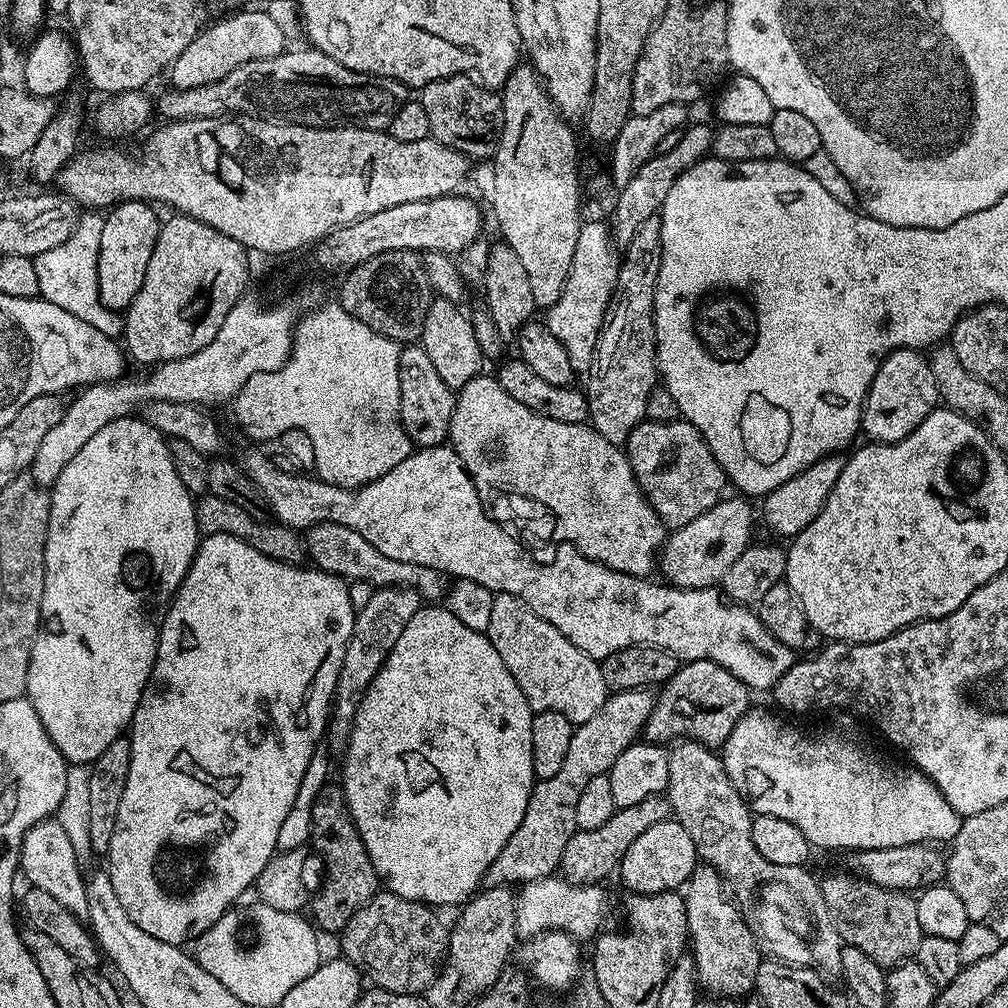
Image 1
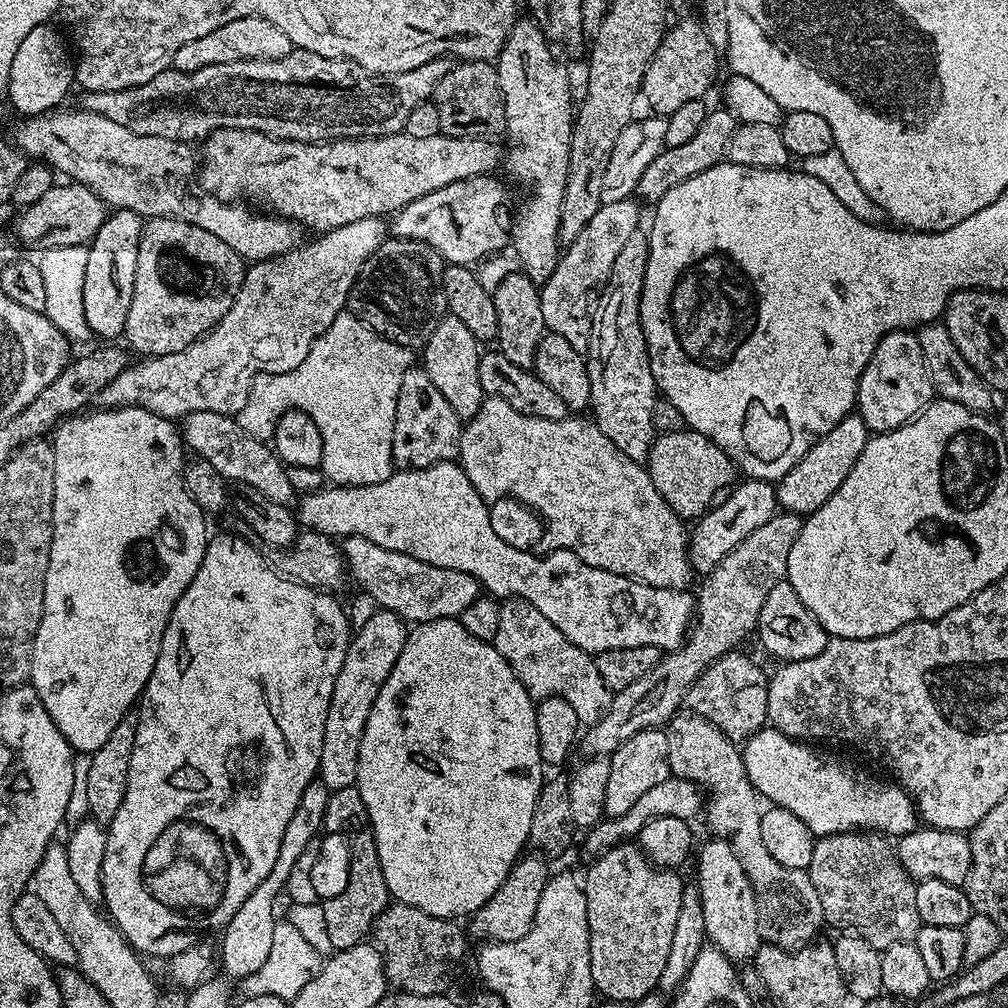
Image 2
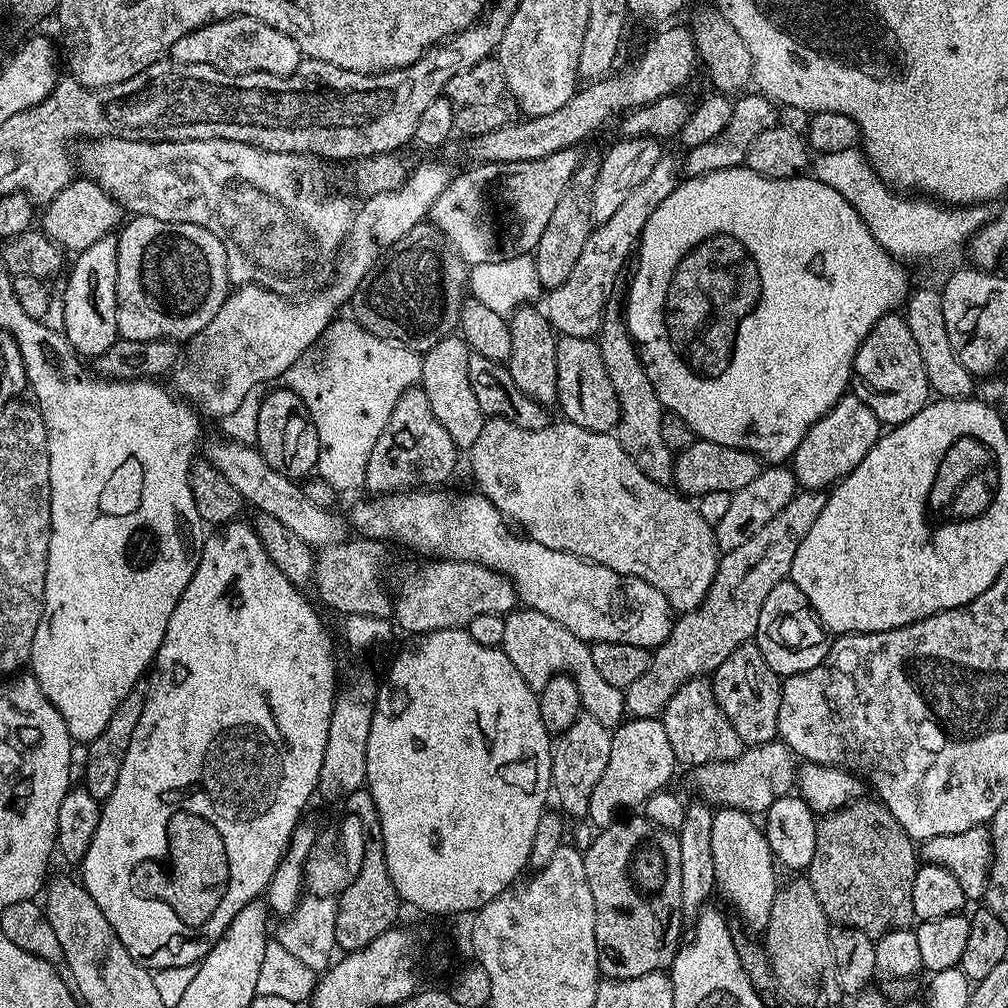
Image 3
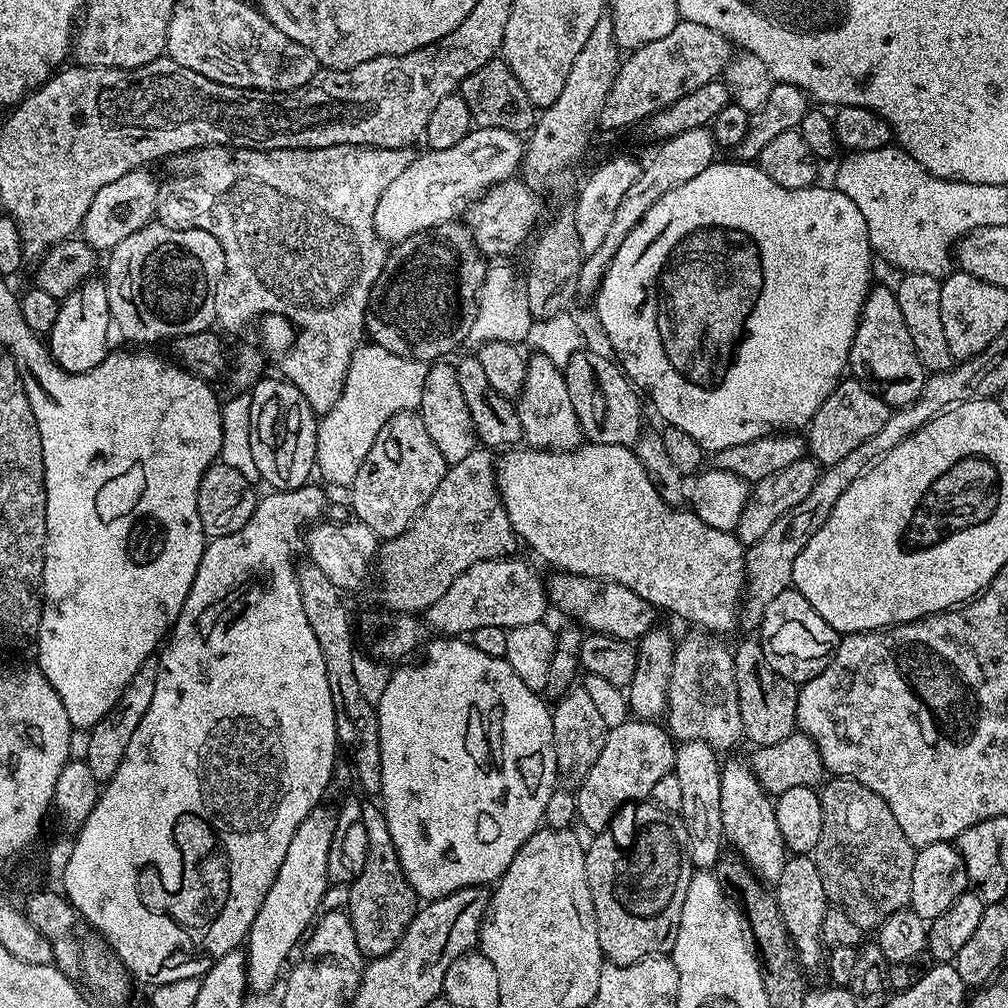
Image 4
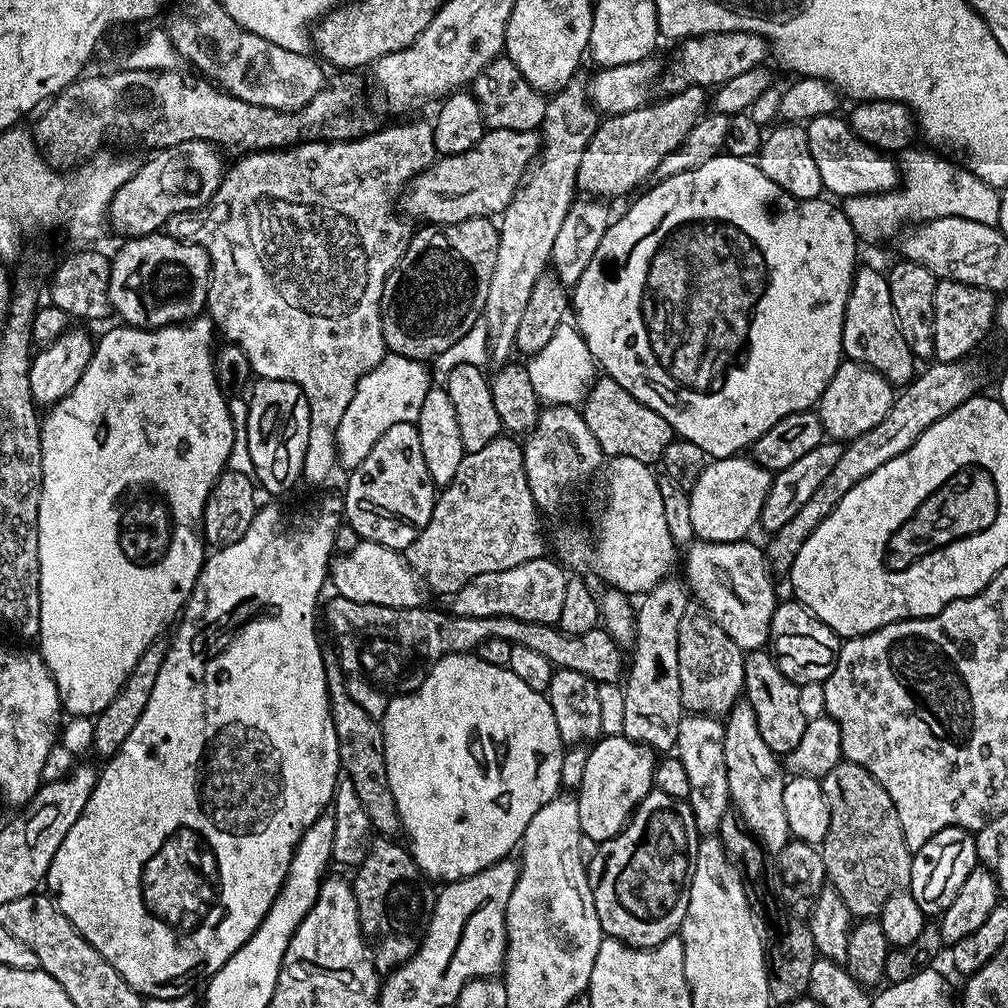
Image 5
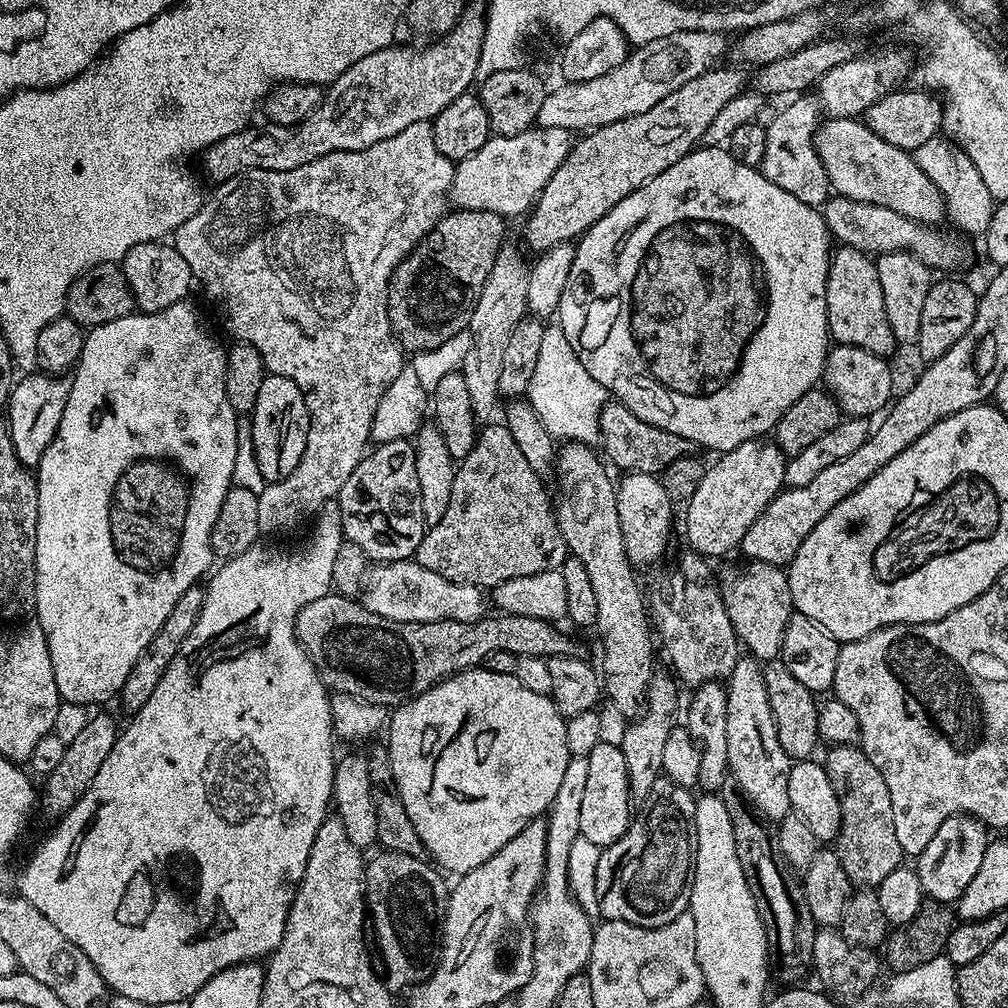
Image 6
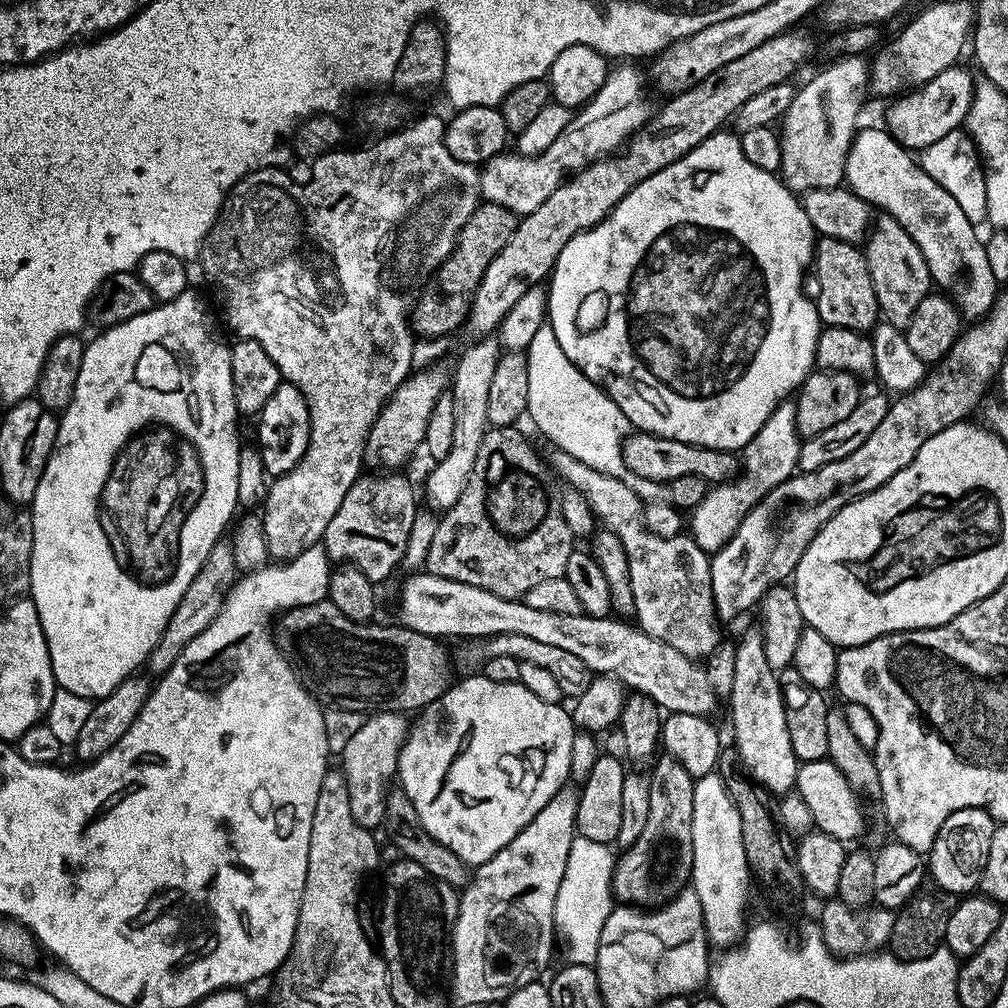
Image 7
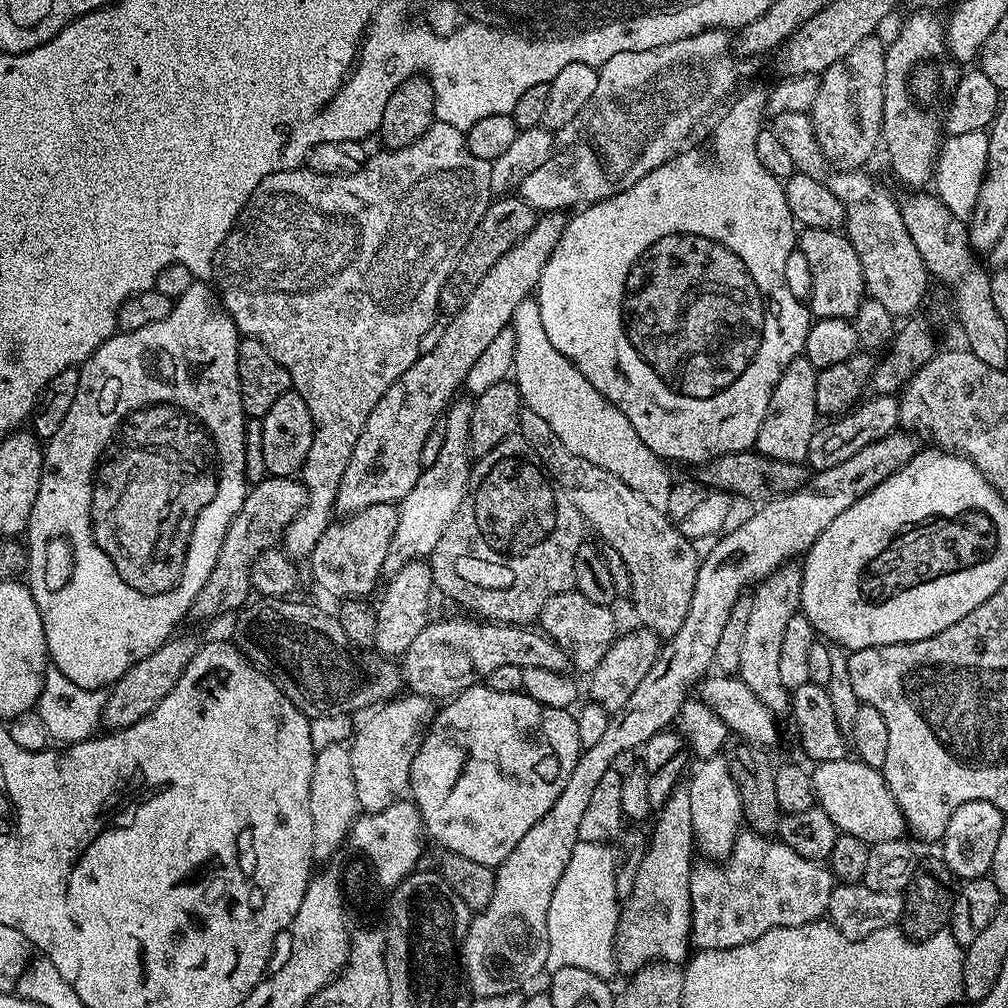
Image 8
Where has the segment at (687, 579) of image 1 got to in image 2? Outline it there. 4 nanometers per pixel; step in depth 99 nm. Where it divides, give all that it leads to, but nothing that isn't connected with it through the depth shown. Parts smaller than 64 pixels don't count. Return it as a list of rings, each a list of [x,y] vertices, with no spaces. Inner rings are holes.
[[[751,478],[737,483],[728,497],[720,504],[713,504],[703,516],[695,521],[688,541],[688,557],[692,563],[693,573],[707,574],[722,562],[742,542],[742,538],[750,538],[758,526],[766,526],[770,518],[777,515],[776,484],[767,480]]]

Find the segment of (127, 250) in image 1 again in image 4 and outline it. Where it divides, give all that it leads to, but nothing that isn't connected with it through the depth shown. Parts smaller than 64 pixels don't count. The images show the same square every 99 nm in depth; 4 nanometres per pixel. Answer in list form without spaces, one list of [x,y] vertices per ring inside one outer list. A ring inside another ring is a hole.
[[[89,278],[79,284],[69,296],[60,301],[58,318],[46,343],[52,359],[63,372],[89,372],[104,361],[110,351],[108,328],[113,327],[112,315],[108,309],[108,285],[103,279]]]

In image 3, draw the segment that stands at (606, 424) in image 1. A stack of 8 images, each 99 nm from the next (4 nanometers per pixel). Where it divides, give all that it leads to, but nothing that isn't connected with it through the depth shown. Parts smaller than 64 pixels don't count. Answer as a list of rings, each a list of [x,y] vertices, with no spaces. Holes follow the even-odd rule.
[[[616,298],[609,299],[604,307],[604,322],[600,325],[598,343],[602,362],[606,364],[606,374],[610,374],[610,382],[614,382],[614,394],[618,394],[620,422],[614,432],[622,450],[634,458],[634,466],[638,466],[646,478],[659,484],[671,485],[674,453],[666,446],[666,442],[662,442],[662,418],[666,410],[660,405],[658,394],[646,374],[644,363],[640,360],[640,351],[628,332],[621,301],[616,301]]]

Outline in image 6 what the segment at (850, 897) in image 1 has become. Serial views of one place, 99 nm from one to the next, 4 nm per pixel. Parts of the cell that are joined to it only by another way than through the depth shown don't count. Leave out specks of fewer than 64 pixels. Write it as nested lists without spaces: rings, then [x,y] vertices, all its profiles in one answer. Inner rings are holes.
[[[838,744],[827,749],[828,757],[822,760],[830,786],[838,794],[840,807],[840,832],[834,841],[834,850],[842,862],[842,870],[852,879],[856,886],[879,886],[884,878],[894,874],[896,868],[905,863],[906,857],[902,846],[898,846],[898,837],[894,835],[894,806],[890,806],[890,790],[886,790],[886,781],[878,774],[878,766],[866,758],[859,746]]]

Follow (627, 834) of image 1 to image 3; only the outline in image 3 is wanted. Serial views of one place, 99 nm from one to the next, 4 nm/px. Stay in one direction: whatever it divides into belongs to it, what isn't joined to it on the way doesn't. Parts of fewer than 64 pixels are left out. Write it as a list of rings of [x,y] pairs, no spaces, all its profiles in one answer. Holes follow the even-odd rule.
[[[777,738],[768,744],[754,744],[745,747],[736,760],[723,760],[709,764],[697,764],[691,769],[692,784],[701,792],[703,803],[722,808],[741,808],[744,812],[763,814],[778,798],[789,795],[798,784],[798,757],[790,751],[783,740]]]

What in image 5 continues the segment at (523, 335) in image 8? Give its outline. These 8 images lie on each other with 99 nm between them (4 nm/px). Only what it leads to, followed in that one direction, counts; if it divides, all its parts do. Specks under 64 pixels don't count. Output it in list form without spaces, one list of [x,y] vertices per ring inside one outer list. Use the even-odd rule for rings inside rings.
[[[565,322],[554,330],[550,342],[538,350],[527,361],[526,367],[530,374],[530,382],[538,398],[545,405],[568,404],[580,406],[584,403],[584,397],[588,395],[588,389],[592,387],[593,380],[598,374],[598,365],[590,354],[582,334],[576,329],[575,323]]]

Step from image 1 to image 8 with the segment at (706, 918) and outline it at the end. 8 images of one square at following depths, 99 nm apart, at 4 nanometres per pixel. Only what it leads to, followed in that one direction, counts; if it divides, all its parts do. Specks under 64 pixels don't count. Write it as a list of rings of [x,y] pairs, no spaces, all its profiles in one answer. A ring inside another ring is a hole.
[[[789,562],[755,585],[751,593],[750,619],[746,625],[742,666],[738,679],[746,682],[746,686],[754,690],[757,698],[773,714],[787,713],[790,708],[790,690],[782,682],[782,674],[778,674],[778,658],[782,658],[782,637],[786,635],[786,625],[790,618],[801,611],[800,595],[803,581],[803,567],[799,563]]]

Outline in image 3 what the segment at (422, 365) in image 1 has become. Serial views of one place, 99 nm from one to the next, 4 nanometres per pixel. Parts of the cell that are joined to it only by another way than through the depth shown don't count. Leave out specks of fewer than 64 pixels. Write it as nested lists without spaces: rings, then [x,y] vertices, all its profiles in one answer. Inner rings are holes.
[[[422,387],[408,388],[398,398],[390,422],[378,434],[366,470],[364,488],[372,494],[432,490],[456,468],[458,449],[446,427],[434,416]]]

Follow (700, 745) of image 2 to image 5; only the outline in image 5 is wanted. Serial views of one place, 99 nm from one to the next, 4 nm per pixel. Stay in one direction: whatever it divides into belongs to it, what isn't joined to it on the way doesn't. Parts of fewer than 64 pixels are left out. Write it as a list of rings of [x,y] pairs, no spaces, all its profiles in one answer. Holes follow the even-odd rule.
[[[690,606],[686,614],[682,614],[682,622],[678,626],[678,682],[682,682],[682,706],[685,713],[701,712],[703,716],[723,717],[741,699],[744,691],[744,658],[745,651],[739,648],[714,622],[712,615],[705,608]]]

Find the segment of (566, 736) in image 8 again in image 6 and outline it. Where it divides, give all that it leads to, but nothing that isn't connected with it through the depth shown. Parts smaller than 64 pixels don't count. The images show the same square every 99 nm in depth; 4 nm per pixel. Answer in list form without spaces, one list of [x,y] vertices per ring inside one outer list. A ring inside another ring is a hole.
[[[482,666],[468,668],[464,672],[448,676],[430,690],[418,694],[413,700],[408,700],[399,708],[391,709],[390,719],[386,725],[387,736],[386,747],[392,767],[395,795],[400,797],[404,816],[414,826],[418,838],[422,838],[425,853],[434,861],[435,867],[445,873],[463,874],[474,870],[498,853],[498,850],[502,850],[502,846],[506,846],[506,842],[510,842],[510,838],[518,835],[530,821],[541,819],[551,808],[554,794],[558,794],[562,774],[566,774],[566,766],[570,759],[566,746],[566,720],[556,709],[556,703],[553,702],[551,695],[534,694],[534,690],[526,690],[526,686],[522,686],[522,682],[518,682],[515,675],[494,674],[494,670],[486,670]]]

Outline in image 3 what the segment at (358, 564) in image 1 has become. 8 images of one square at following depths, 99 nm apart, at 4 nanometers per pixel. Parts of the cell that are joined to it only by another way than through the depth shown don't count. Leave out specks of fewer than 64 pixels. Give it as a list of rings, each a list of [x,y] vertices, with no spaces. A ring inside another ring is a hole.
[[[437,559],[430,568],[410,568],[400,578],[400,593],[394,596],[394,620],[411,634],[423,634],[434,630],[446,630],[447,628],[467,629],[468,624],[474,618],[482,614],[498,614],[507,616],[517,607],[518,597],[516,587],[511,580],[500,572],[490,570],[481,564],[466,562],[465,560]]]

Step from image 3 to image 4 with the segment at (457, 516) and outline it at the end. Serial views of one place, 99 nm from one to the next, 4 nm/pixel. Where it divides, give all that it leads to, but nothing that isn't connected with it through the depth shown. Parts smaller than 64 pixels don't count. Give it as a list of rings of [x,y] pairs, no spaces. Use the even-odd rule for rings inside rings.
[[[557,571],[553,580],[547,581],[548,599],[551,607],[561,608],[577,625],[592,632],[610,634],[633,642],[639,641],[654,626],[654,609],[634,590],[622,586],[613,580],[599,580],[589,576],[575,576],[569,572]]]

